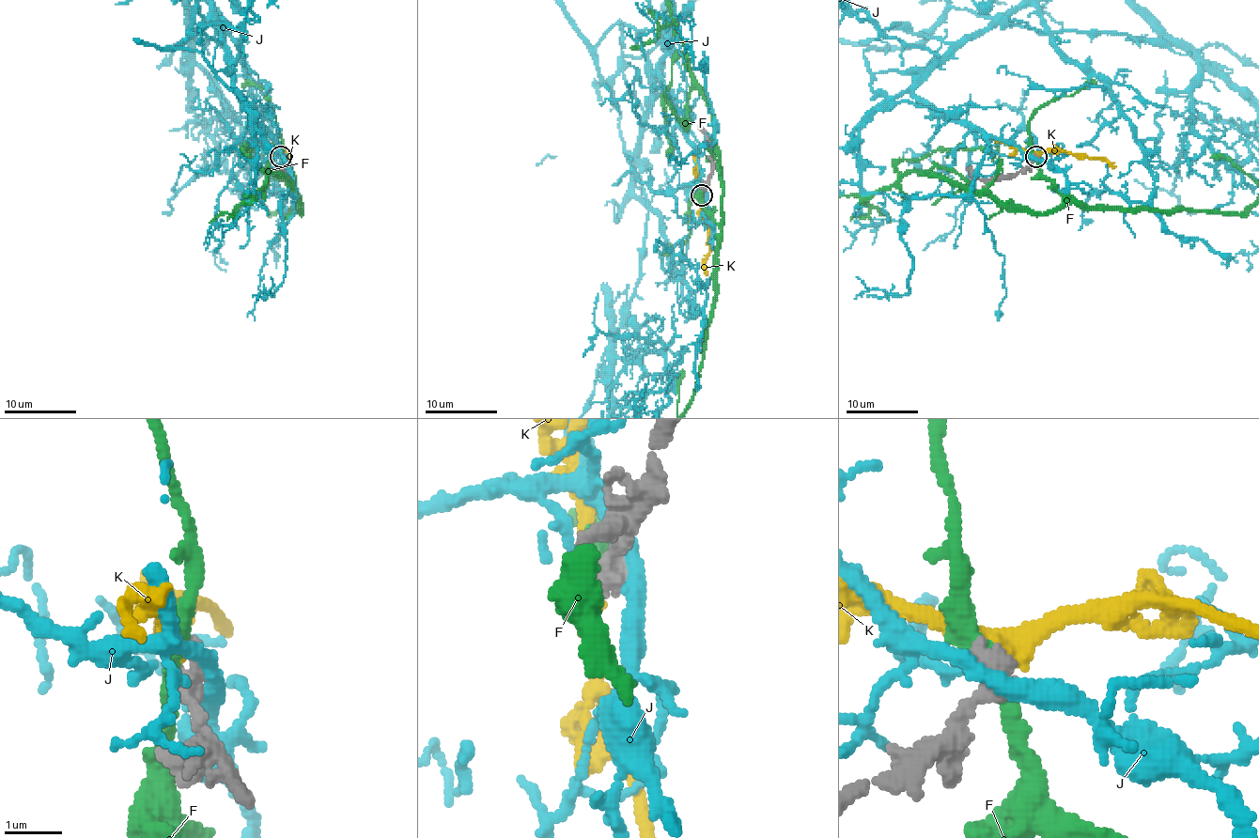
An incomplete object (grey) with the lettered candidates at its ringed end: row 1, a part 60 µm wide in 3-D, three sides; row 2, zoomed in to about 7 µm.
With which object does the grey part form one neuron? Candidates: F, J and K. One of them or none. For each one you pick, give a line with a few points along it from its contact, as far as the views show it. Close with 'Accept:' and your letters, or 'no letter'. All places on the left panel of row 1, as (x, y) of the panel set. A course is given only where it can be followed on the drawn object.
K: it runs (281, 157), (279, 152), (283, 150), (288, 157), (283, 161), (287, 166)
Accept: K

